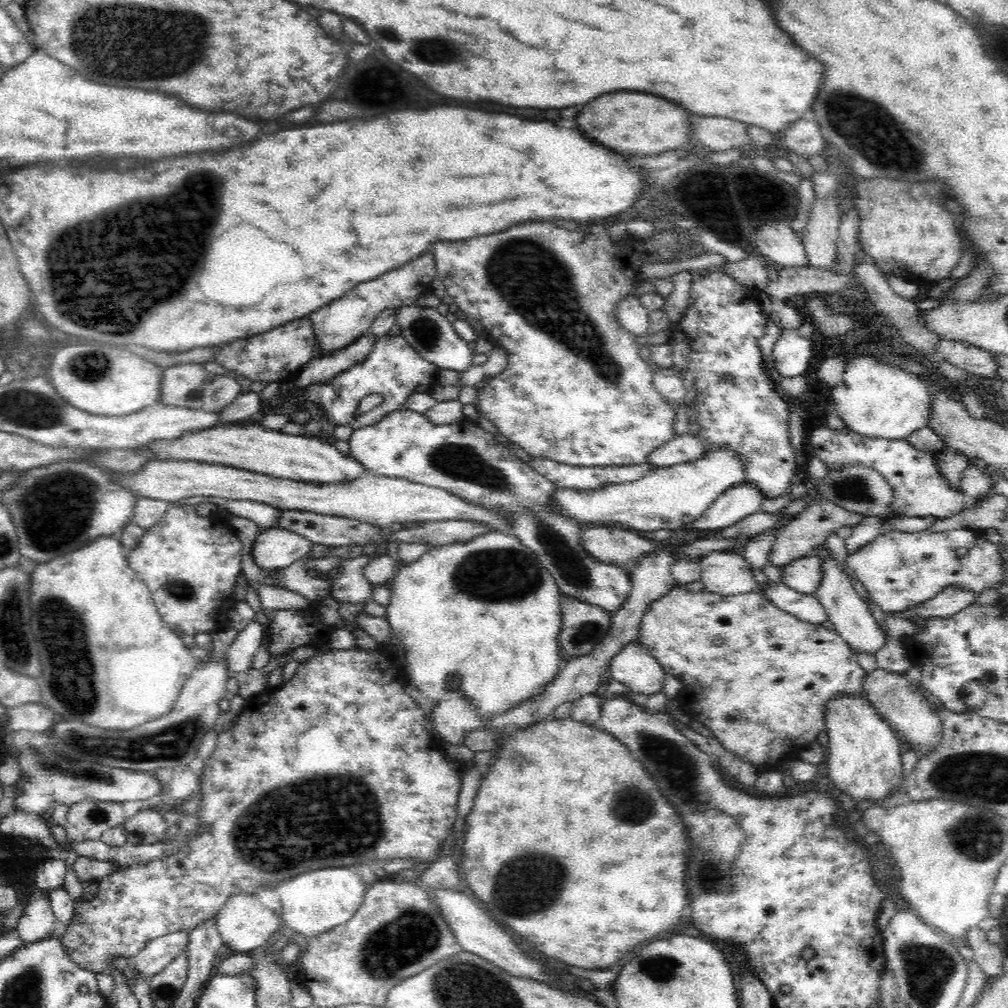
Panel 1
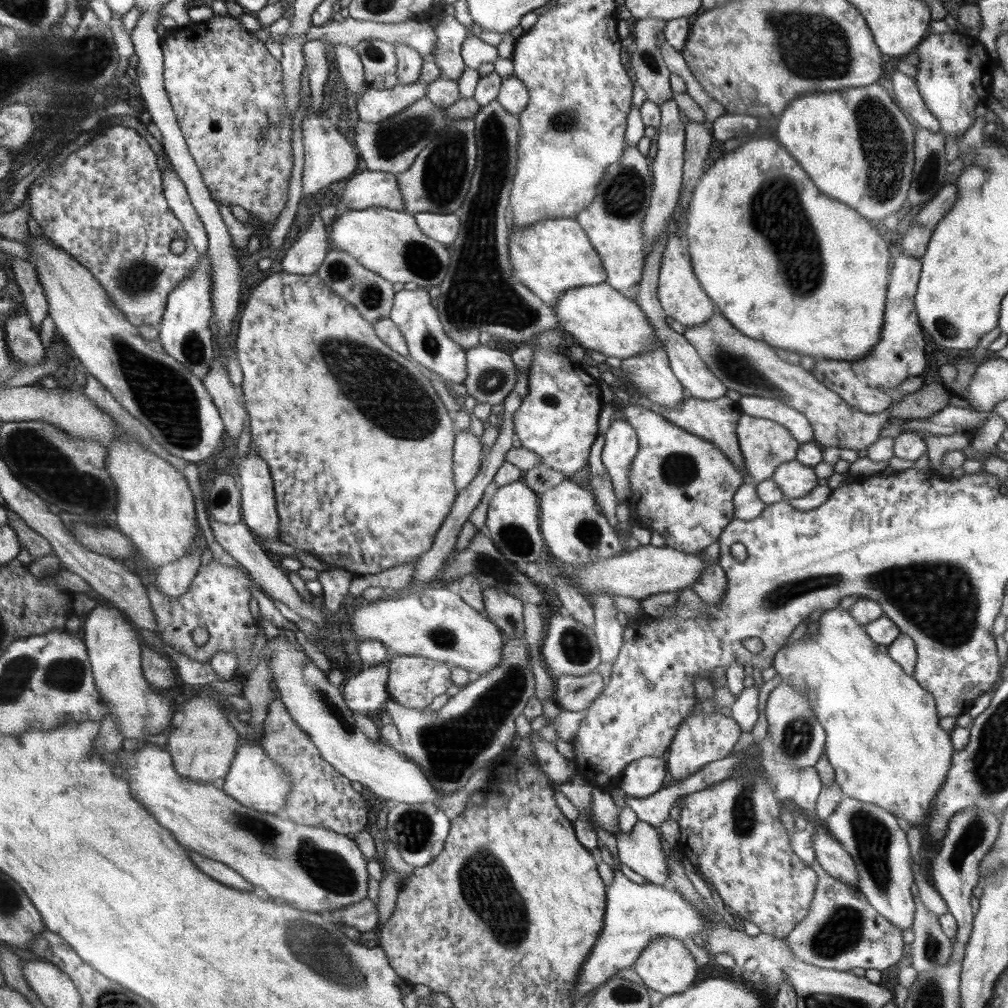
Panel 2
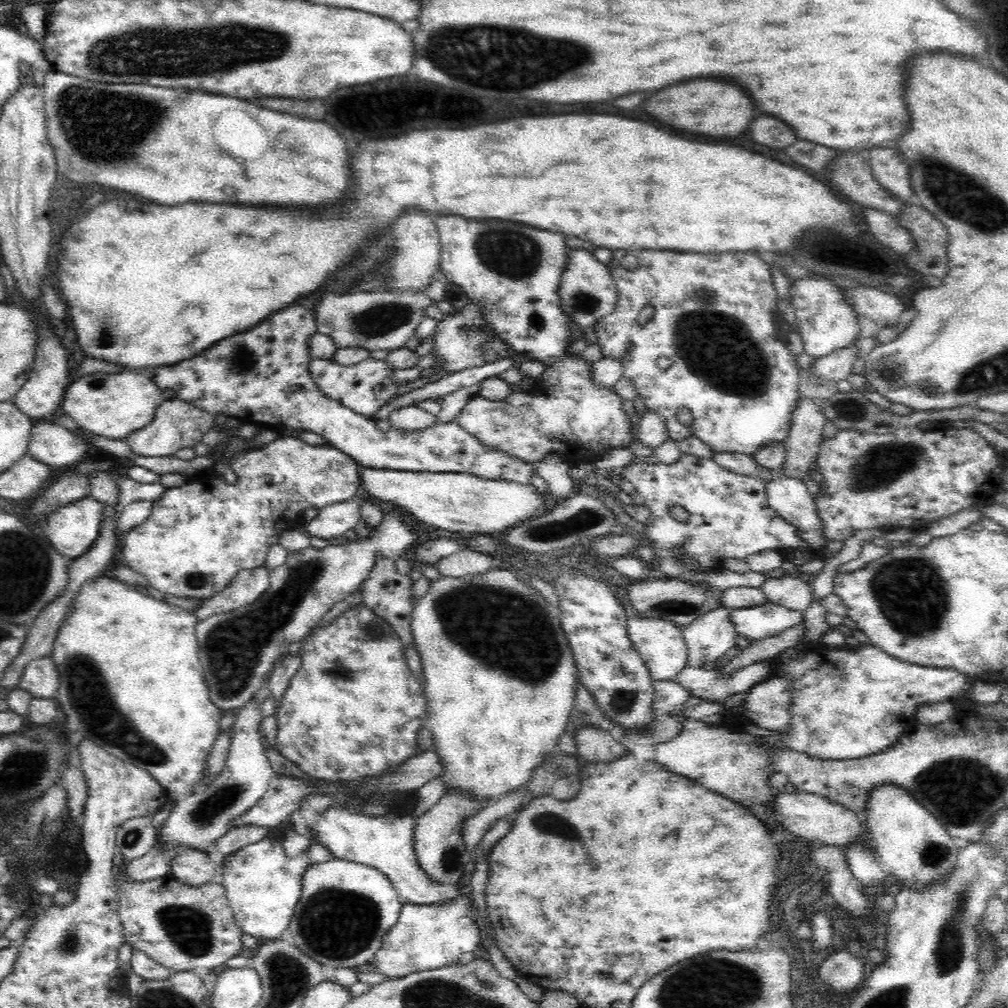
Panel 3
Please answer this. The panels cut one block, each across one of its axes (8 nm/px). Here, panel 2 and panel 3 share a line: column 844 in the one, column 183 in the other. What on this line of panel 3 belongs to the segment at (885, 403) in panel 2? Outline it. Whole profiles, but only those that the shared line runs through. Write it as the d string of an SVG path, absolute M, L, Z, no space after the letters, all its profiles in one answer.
M300 305L286 306L263 318L251 329L234 334L215 345L210 346L199 355L178 363L154 368L154 382L160 390L175 398L181 398L202 410L217 414L229 414L244 423L266 424L278 426L280 430L302 428L303 431L315 432L322 436L327 444L332 445L352 457L361 467L372 469L404 470L412 472L431 473L472 473L477 477L492 480L506 480L522 484L530 483L535 465L509 454L502 454L493 446L486 446L468 434L456 421L437 422L424 430L398 430L390 428L387 431L378 429L375 421L352 409L342 406L316 385L311 377L309 366L309 340L316 333L317 318L308 308Z

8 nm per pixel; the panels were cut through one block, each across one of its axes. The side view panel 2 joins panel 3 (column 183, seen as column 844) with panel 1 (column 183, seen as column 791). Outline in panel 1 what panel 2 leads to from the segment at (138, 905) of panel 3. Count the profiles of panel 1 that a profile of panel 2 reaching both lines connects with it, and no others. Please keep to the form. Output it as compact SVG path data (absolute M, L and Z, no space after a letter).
M185 930L154 938L135 956L136 971L149 982L176 957L186 952L188 941L189 933Z

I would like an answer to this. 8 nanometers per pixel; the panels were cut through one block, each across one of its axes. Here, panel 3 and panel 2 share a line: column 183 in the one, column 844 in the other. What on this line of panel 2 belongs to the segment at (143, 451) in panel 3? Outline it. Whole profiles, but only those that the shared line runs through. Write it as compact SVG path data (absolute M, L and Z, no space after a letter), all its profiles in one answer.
M718 312L714 316L710 316L709 320L702 322L701 325L686 327L683 334L688 342L696 349L698 356L702 362L708 367L708 370L727 388L736 390L741 395L761 396L762 398L773 398L785 402L792 408L801 412L810 421L813 430L814 442L819 443L824 448L833 447L836 449L850 448L850 450L864 450L871 444L874 444L880 436L880 430L888 425L890 416L890 408L874 414L866 414L848 405L842 397L833 390L826 388L824 383L810 371L795 365L794 363L780 360L774 350L764 344L764 340L756 340L742 334L736 330L728 320L724 320L724 316Z

